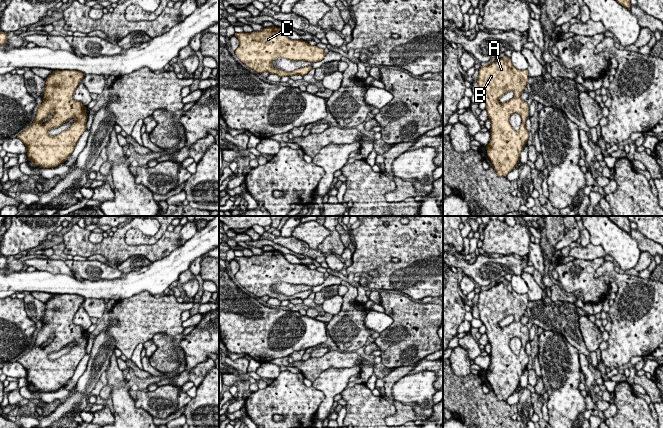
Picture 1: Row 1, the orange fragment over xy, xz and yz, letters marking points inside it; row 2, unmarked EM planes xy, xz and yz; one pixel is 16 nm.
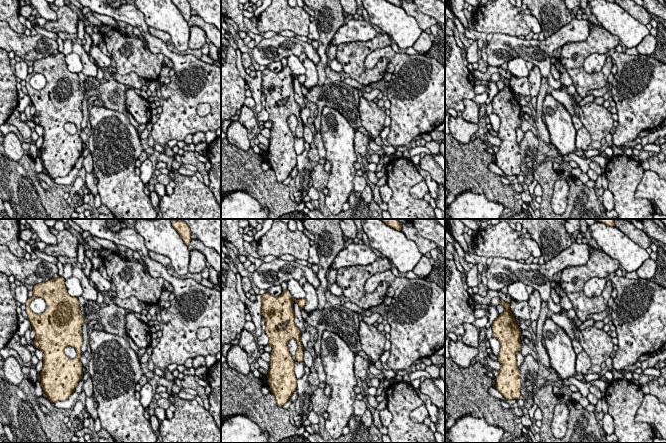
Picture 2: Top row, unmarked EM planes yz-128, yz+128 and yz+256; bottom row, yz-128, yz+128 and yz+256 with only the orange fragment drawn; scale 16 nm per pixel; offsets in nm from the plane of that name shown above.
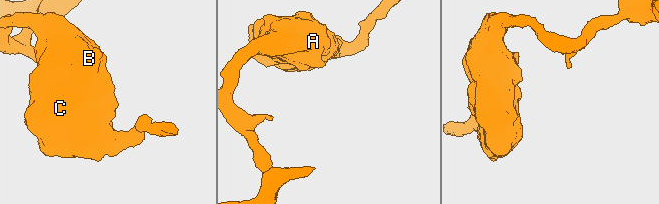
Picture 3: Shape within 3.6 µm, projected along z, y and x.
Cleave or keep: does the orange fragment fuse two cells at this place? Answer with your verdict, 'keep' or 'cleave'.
keep

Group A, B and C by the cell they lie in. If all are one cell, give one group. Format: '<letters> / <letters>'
A B C

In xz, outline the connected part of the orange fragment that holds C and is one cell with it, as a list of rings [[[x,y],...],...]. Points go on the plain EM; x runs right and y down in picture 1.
[[[276,250],[251,257],[235,257],[235,260],[239,264],[239,271],[235,274],[236,280],[248,292],[260,298],[269,296],[280,301],[304,300],[312,293],[311,290],[286,296],[274,292],[272,286],[277,282],[286,282],[314,287],[325,281],[324,273],[312,270],[303,264],[292,264]]]

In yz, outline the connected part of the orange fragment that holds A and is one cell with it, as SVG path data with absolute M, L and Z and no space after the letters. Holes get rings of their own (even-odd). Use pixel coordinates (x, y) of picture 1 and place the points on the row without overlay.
M504 280L488 290L480 290L477 302L479 319L486 327L485 333L491 345L487 380L498 400L506 401L517 390L520 377L529 361L525 349L529 340L529 329L521 323L527 309L528 295L518 294L513 290L510 281ZM509 315L514 317L514 321L499 327L498 324ZM514 337L522 342L518 355L509 346Z

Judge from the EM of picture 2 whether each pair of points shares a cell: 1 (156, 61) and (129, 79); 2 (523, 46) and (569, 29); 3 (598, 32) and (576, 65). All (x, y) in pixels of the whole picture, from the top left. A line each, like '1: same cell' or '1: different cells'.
1: different cells
2: same cell
3: same cell

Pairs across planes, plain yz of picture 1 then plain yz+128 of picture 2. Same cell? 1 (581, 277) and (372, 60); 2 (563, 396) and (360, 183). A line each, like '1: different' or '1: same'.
1: different
2: different

